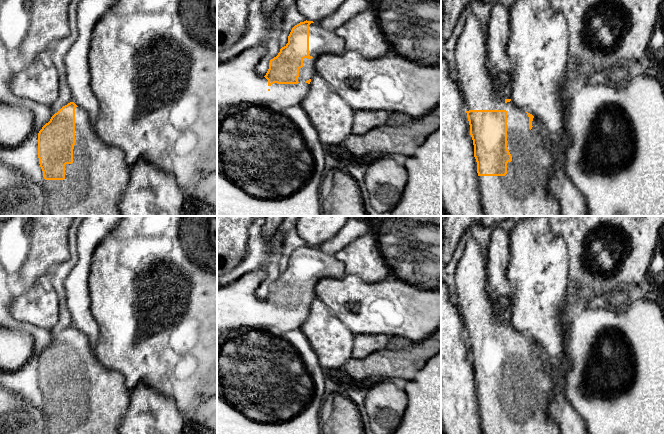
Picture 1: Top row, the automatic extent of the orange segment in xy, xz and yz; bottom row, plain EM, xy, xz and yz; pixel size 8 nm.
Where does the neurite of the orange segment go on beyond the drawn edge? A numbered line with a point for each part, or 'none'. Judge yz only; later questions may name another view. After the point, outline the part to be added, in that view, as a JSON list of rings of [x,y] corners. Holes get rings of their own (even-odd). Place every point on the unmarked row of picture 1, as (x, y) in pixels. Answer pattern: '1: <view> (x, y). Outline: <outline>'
1: yz (525, 410). Outline: [[[470,235],[455,268],[458,310],[466,335],[507,335],[507,371],[512,380],[512,385],[507,387],[505,400],[478,400],[482,434],[561,434],[559,426],[548,413],[553,386],[548,362],[536,342],[533,342],[533,351],[530,353],[527,337],[512,325],[506,327],[505,323],[501,322],[495,314],[485,288],[485,265],[486,260],[481,253],[480,246]]]

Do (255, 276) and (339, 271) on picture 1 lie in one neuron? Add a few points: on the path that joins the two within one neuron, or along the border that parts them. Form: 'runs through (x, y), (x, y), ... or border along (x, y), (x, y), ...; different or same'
runs through (259, 303), (278, 303), (312, 271); same

